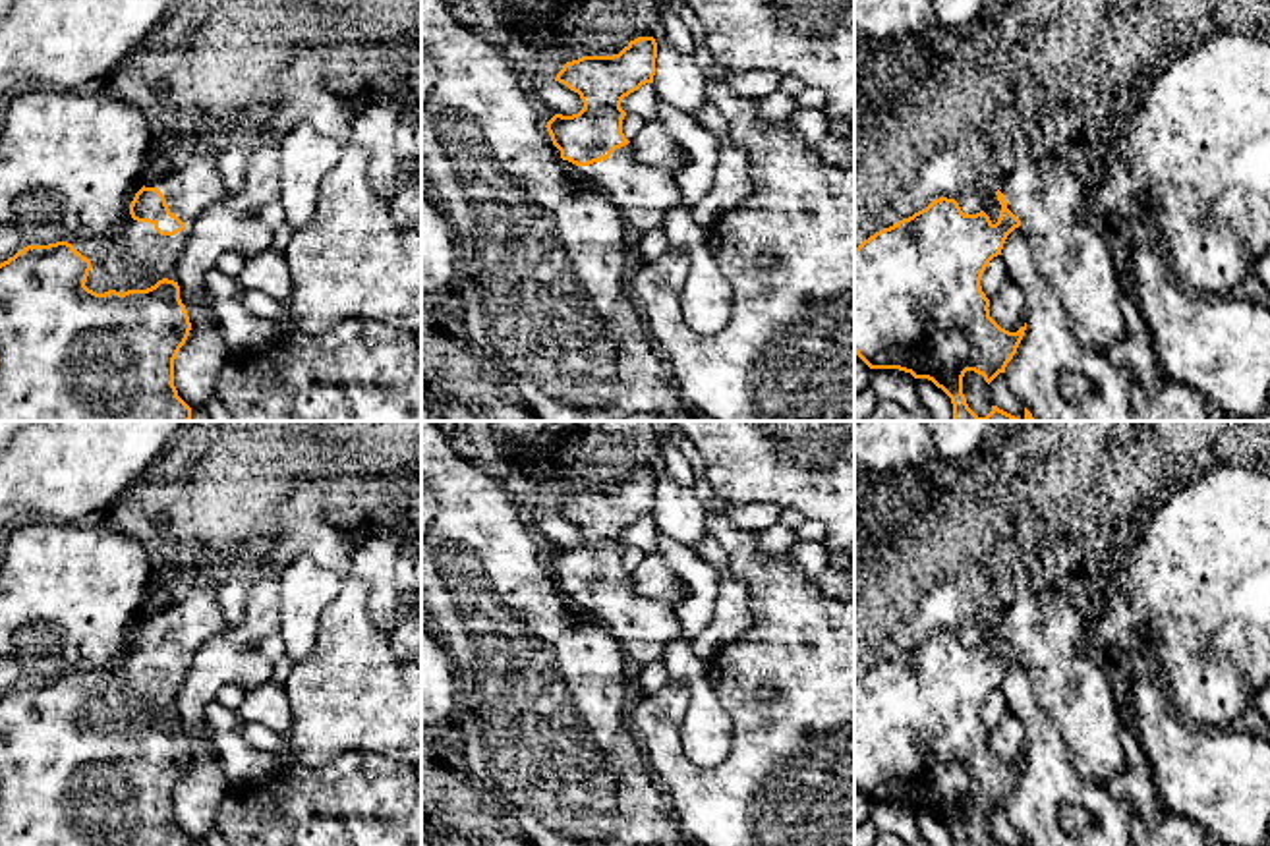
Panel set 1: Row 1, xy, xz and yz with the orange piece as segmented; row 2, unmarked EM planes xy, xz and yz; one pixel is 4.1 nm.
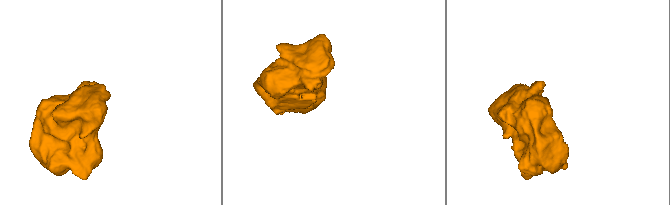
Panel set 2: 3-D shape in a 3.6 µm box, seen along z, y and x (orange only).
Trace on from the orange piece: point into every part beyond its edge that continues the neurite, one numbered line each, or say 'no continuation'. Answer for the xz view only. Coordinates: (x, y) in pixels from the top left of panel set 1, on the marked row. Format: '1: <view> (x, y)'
1: xz (642, 196)

